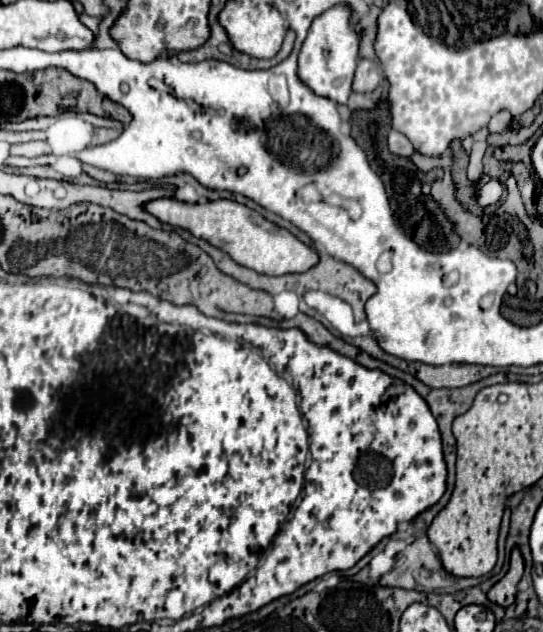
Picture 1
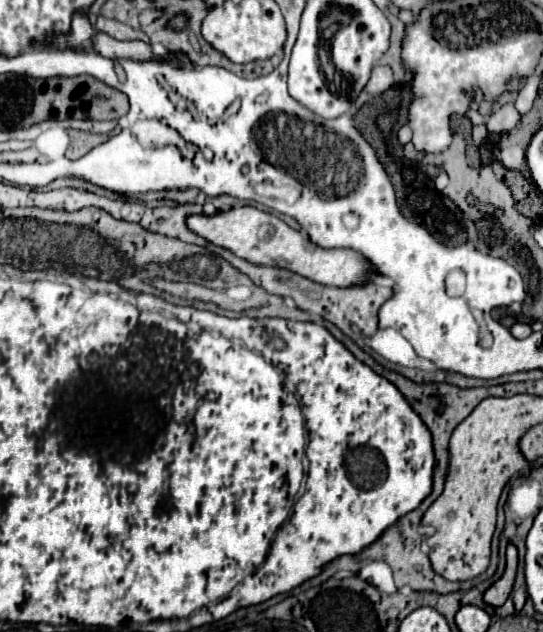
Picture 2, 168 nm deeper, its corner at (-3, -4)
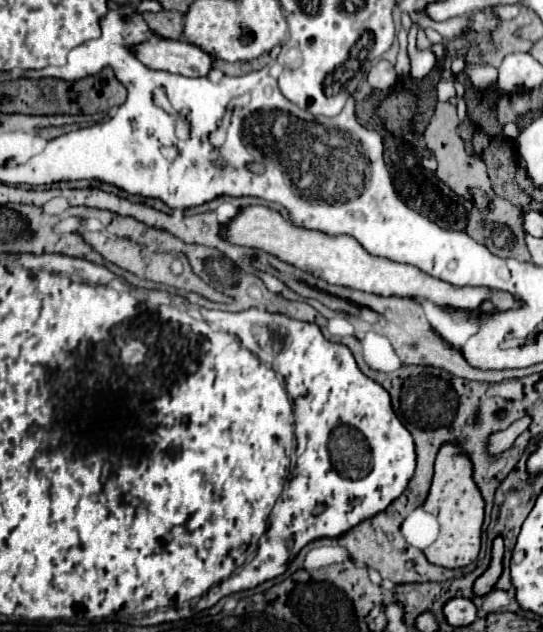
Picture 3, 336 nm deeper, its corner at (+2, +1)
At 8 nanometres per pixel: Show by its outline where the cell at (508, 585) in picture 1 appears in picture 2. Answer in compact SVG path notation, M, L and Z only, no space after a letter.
M514 546L506 548L506 570L500 580L496 580L486 592L484 592L484 602L490 606L502 606L504 600L508 598L514 578L516 578L516 566L518 566L518 552Z

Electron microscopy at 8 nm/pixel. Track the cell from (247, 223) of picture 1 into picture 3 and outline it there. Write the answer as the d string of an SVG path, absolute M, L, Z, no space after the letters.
M249 205L243 207L223 229L223 239L233 245L243 245L251 249L261 249L279 257L281 261L317 277L331 285L343 285L349 289L359 289L377 295L399 295L399 297L421 297L439 307L463 307L463 309L477 309L477 305L485 299L491 299L499 309L513 309L519 307L519 301L513 295L503 291L489 291L489 289L471 289L471 287L451 287L439 279L433 279L419 271L417 267L395 263L383 257L369 255L353 237L337 235L329 237L321 231L309 231L295 227L281 213L263 207L263 205Z

